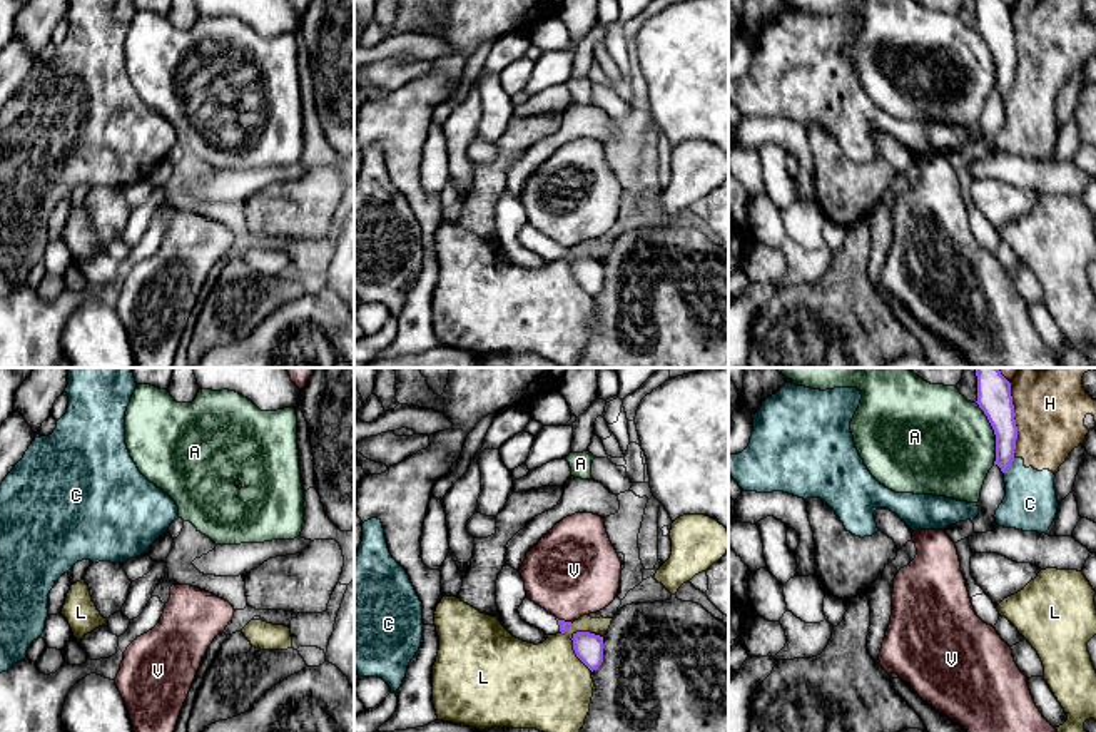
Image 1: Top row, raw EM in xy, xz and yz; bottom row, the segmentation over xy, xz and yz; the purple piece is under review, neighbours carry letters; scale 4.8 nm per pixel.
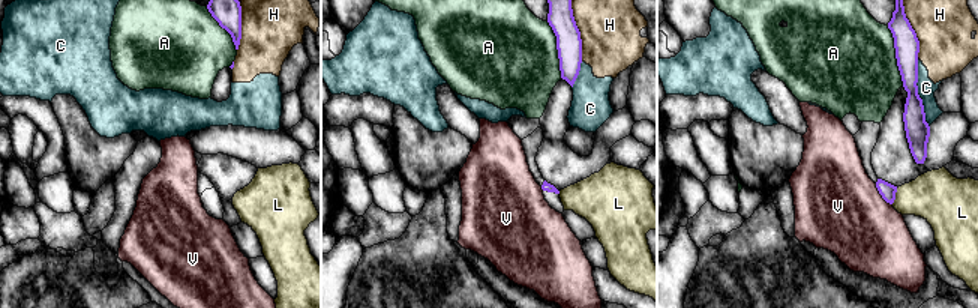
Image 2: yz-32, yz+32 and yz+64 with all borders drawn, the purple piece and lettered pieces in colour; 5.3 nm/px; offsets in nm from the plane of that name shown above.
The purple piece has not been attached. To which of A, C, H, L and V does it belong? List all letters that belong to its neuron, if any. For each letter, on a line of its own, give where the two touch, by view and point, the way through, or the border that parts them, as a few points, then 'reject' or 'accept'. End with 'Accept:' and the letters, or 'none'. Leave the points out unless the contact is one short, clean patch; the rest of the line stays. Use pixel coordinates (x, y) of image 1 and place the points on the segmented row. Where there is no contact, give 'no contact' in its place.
A: meets purple in yz at (994, 433); reject
C: meets purple in yz at (1009, 465); border along yz (1014, 458), (1004, 473); reject
H: meets purple in yz at (1014, 420); border along yz (1009, 383), (1016, 426), (1014, 457); reject
L: meets purple in xz at (573, 649); reject
V: meets purple in xz at (563, 620); reject
Accept: none

